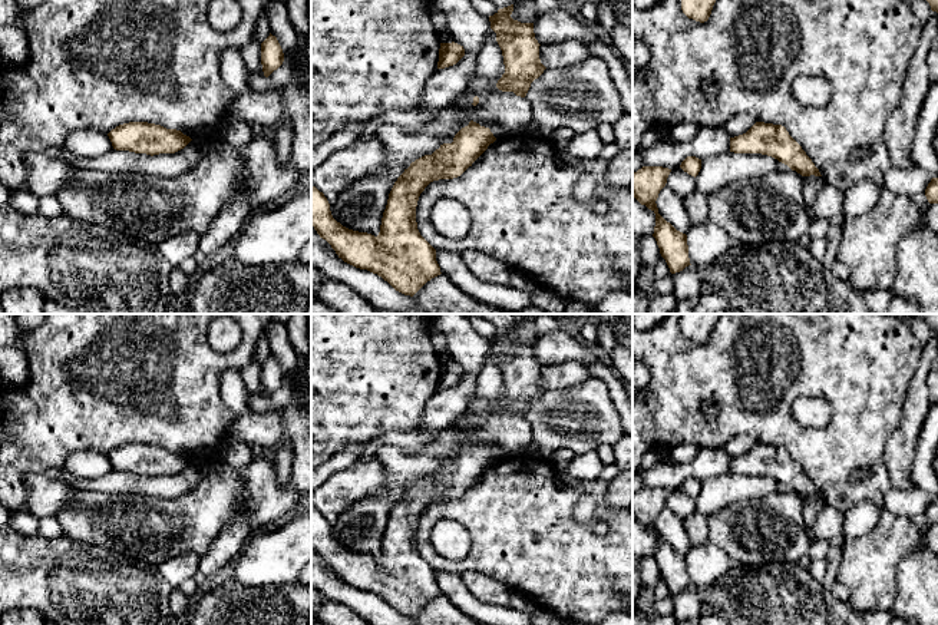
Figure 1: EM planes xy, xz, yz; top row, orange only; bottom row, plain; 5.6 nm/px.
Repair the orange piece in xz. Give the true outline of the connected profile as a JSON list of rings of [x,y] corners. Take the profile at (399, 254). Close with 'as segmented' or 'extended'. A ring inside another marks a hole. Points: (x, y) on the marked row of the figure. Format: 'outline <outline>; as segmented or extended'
outline [[[470,120],[453,138],[452,143],[443,143],[432,155],[425,155],[410,163],[394,182],[386,209],[383,212],[377,237],[349,229],[337,222],[330,211],[330,204],[323,192],[311,185],[311,225],[336,251],[344,262],[377,274],[396,291],[413,297],[427,281],[440,275],[436,261],[436,249],[420,235],[416,222],[416,206],[425,188],[439,179],[460,176],[493,143],[496,138],[489,128]]]; as segmented

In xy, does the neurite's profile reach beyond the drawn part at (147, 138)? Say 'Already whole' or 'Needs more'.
Already whole

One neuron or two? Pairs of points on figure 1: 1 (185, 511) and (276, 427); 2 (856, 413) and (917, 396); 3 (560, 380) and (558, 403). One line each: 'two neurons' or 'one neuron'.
1: two neurons
2: two neurons
3: two neurons

